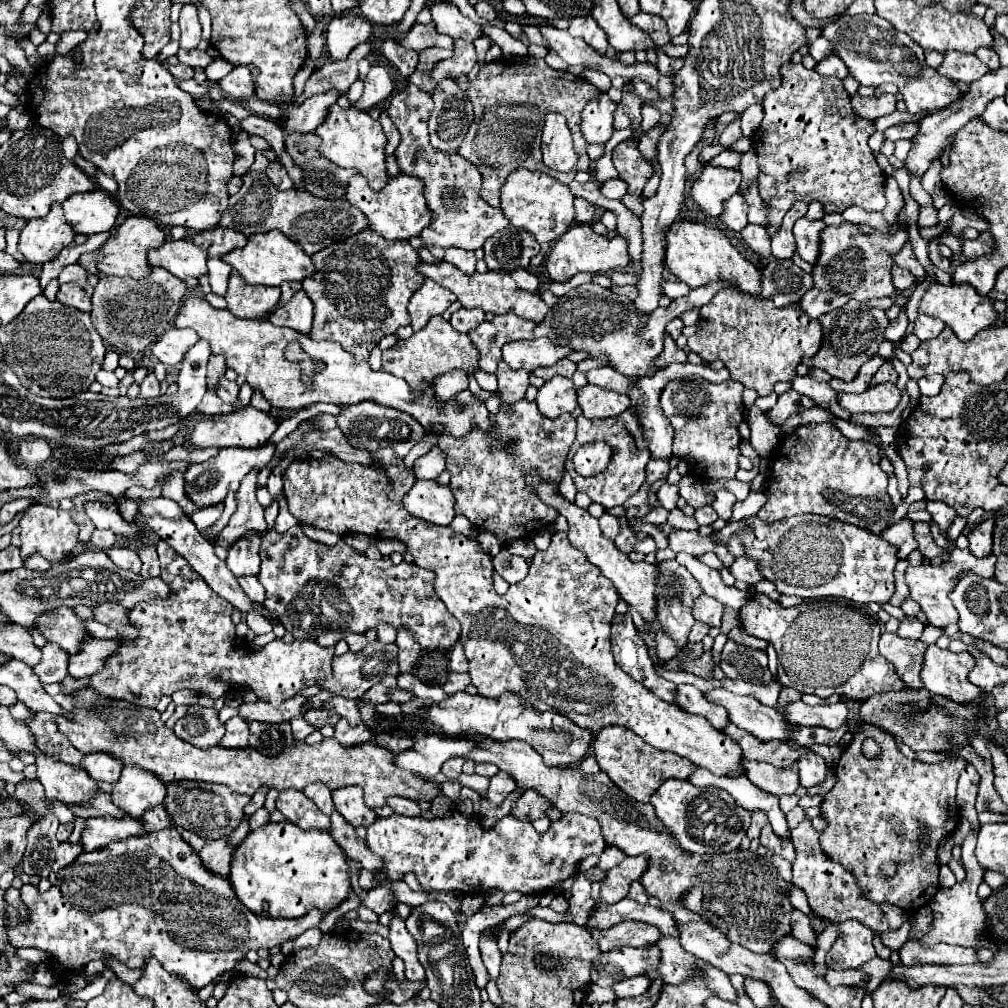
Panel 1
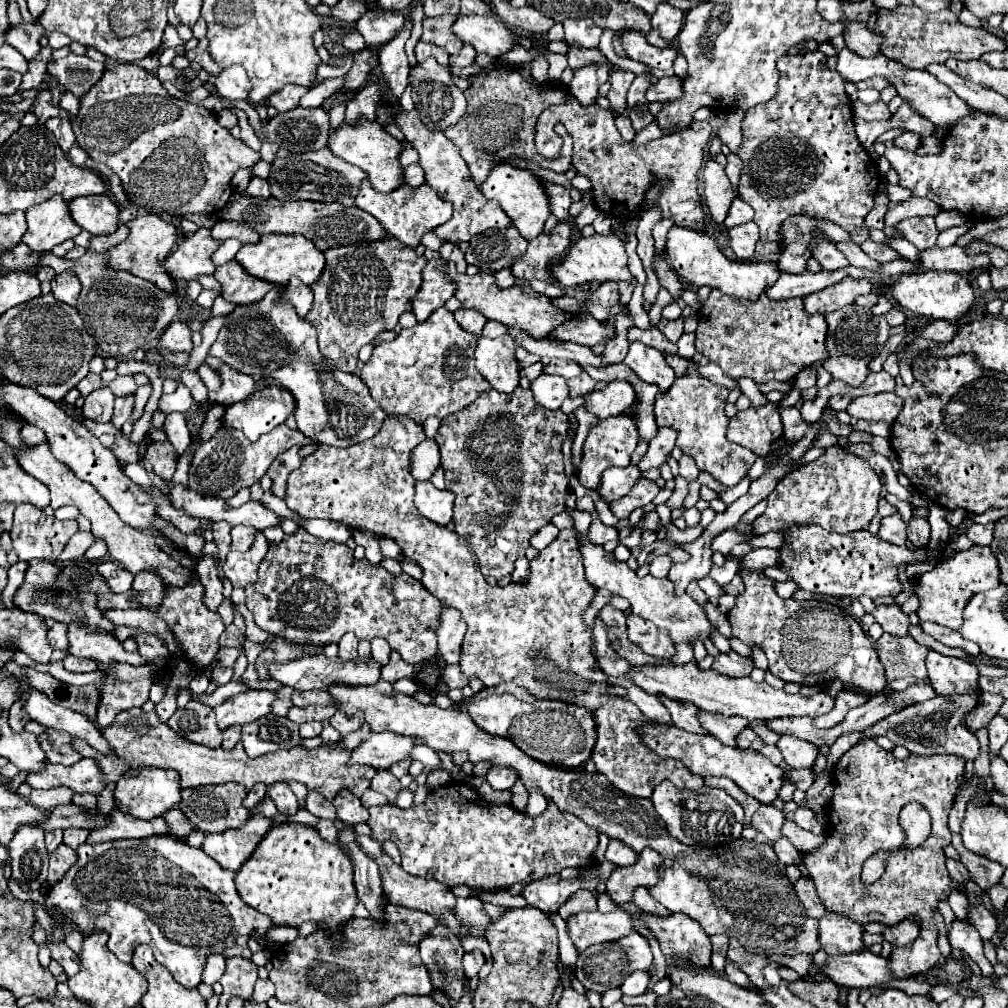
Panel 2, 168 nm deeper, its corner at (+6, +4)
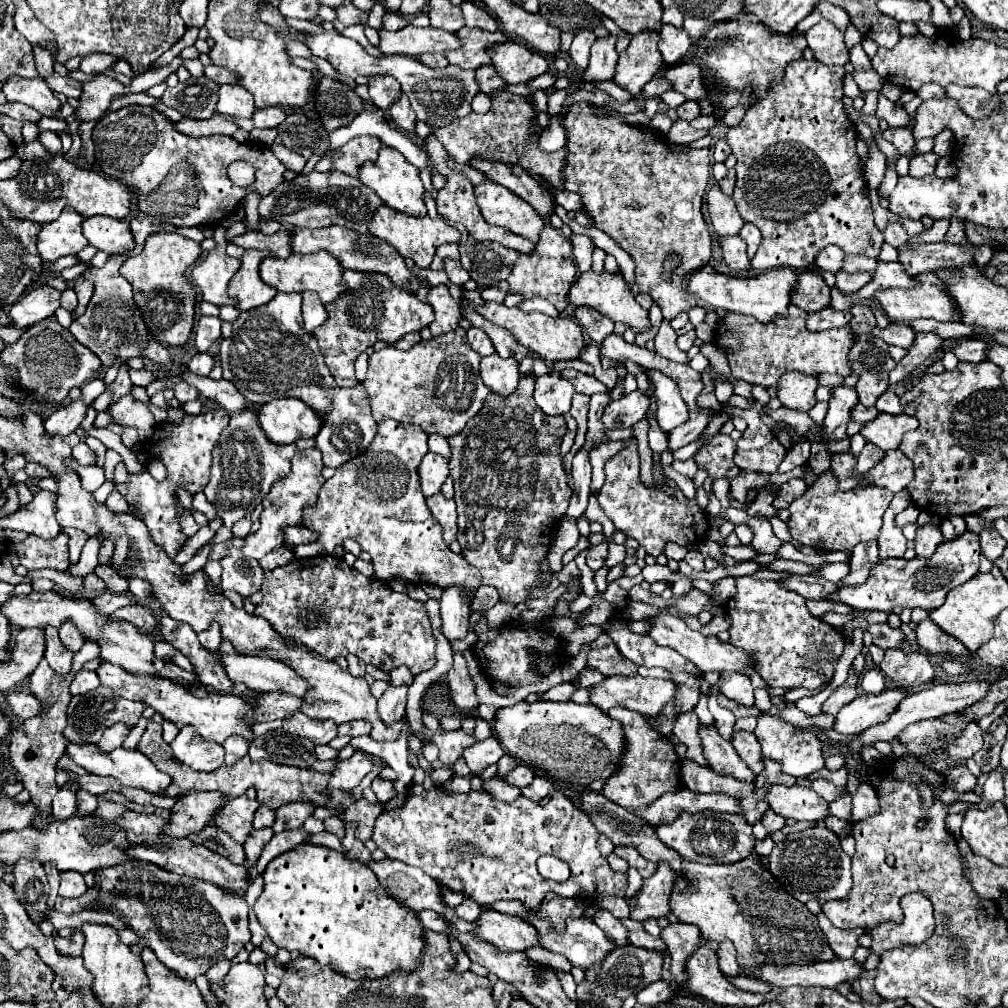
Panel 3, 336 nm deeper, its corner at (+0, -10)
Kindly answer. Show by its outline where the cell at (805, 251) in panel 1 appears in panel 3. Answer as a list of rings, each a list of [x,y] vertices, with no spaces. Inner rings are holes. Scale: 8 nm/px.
[[[838,271],[836,273],[836,287],[842,293],[854,293],[862,285],[866,285],[870,279],[872,279],[870,273],[846,273],[846,271]]]

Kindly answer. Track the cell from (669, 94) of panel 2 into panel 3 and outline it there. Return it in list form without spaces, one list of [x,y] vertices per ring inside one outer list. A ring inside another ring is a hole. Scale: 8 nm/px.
[[[686,101],[686,103],[682,103],[682,105],[676,109],[676,115],[678,115],[680,119],[692,121],[692,119],[696,119],[696,117],[700,115],[700,107],[698,107],[696,101]]]

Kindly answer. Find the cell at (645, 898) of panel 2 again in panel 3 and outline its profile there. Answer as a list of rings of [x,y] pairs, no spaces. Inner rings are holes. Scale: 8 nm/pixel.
[[[670,923],[668,927],[662,929],[660,939],[666,943],[668,953],[672,955],[672,975],[676,979],[676,985],[682,987],[684,983],[684,963],[688,959],[688,955],[694,951],[694,947],[698,947],[700,939],[700,931],[698,927],[690,925],[690,923]]]

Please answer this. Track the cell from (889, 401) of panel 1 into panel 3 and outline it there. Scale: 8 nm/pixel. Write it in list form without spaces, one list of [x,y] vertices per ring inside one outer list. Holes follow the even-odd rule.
[[[880,413],[874,421],[870,423],[864,423],[860,435],[878,445],[880,449],[884,451],[890,451],[890,449],[896,449],[902,441],[902,435],[910,429],[916,429],[918,427],[918,421],[914,417],[908,417],[908,415],[886,415],[886,413]]]

